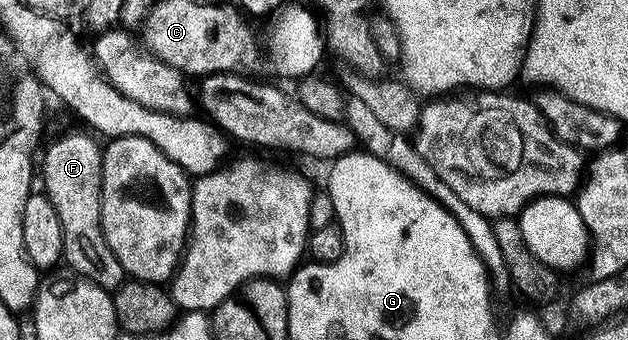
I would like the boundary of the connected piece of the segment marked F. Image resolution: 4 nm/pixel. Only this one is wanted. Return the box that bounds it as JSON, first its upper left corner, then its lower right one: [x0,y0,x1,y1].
[41,134,125,292]

